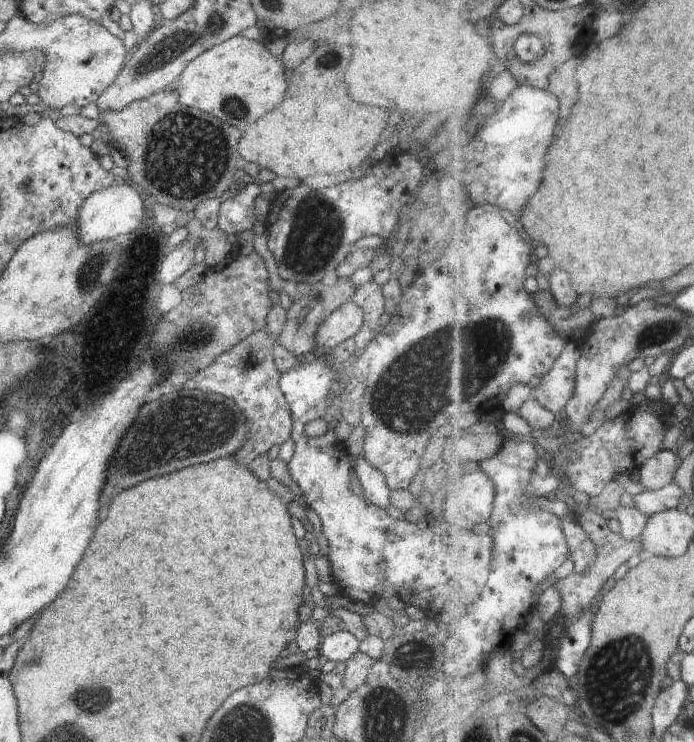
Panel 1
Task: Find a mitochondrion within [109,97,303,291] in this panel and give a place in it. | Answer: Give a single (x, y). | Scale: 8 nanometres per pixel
(185, 151)

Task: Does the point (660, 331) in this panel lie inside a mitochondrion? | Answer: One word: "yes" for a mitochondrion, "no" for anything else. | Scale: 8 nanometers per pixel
yes

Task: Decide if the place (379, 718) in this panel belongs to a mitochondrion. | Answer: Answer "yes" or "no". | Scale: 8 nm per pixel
yes

